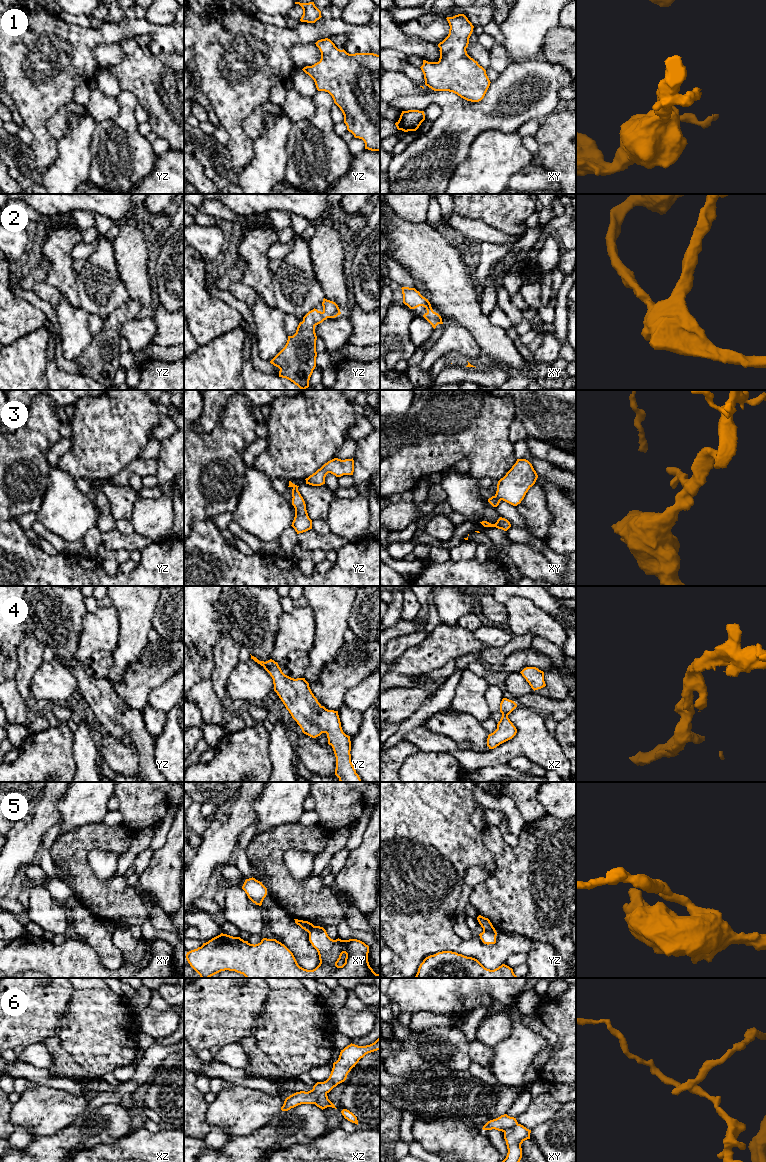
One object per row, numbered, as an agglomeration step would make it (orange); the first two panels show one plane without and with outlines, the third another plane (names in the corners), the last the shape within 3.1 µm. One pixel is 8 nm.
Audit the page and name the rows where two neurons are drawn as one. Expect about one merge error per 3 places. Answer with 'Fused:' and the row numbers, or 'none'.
Fused: 5, 6

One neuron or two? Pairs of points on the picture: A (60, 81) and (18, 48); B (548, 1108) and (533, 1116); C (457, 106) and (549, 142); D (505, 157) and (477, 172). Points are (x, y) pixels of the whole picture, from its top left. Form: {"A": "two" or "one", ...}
{"A": "one", "B": "one", "C": "two", "D": "one"}

